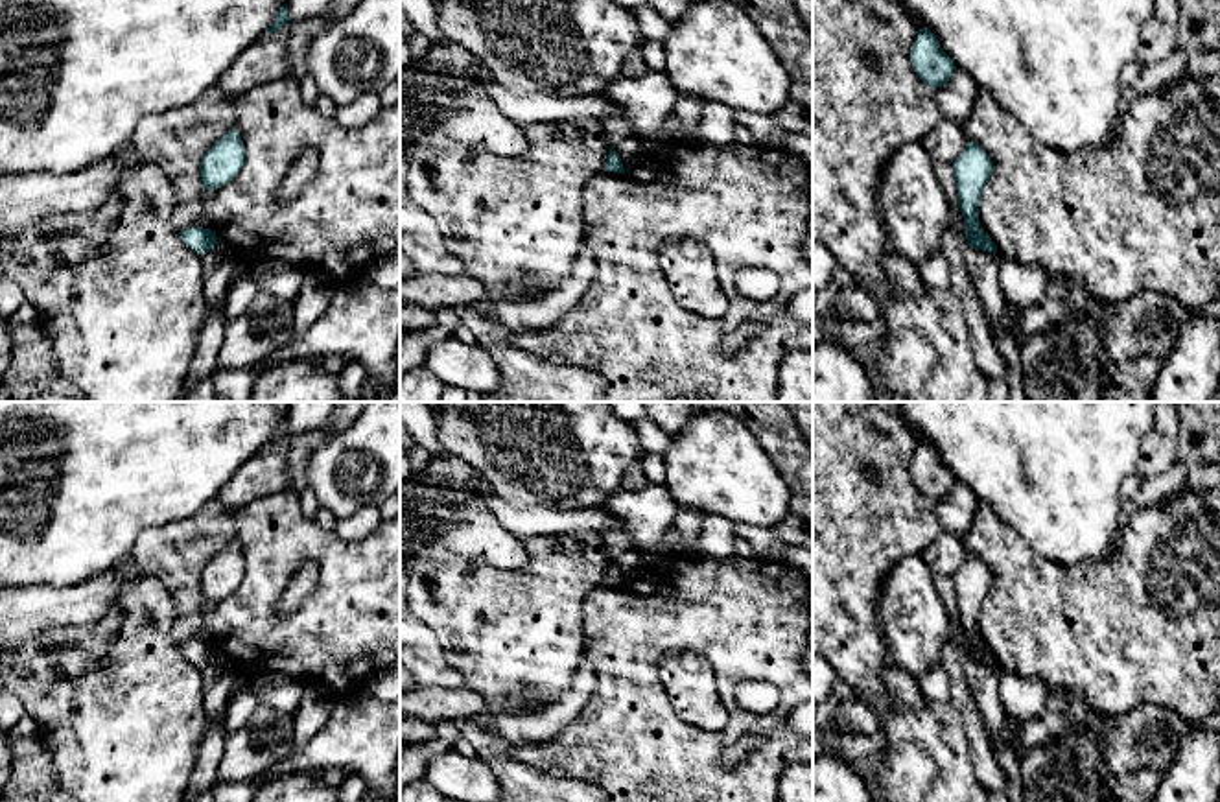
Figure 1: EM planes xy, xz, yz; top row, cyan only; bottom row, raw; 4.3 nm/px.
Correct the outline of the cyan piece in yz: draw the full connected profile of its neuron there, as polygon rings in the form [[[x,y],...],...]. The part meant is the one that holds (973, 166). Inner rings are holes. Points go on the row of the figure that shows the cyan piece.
[[[968,142],[960,157],[953,162],[958,190],[958,208],[966,223],[966,238],[971,249],[997,253],[991,238],[979,221],[980,194],[993,173],[991,157],[975,142]]]

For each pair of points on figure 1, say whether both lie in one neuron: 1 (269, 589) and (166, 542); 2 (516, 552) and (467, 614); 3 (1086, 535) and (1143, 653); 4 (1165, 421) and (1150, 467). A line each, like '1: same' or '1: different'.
1: same
2: different
3: different
4: same

